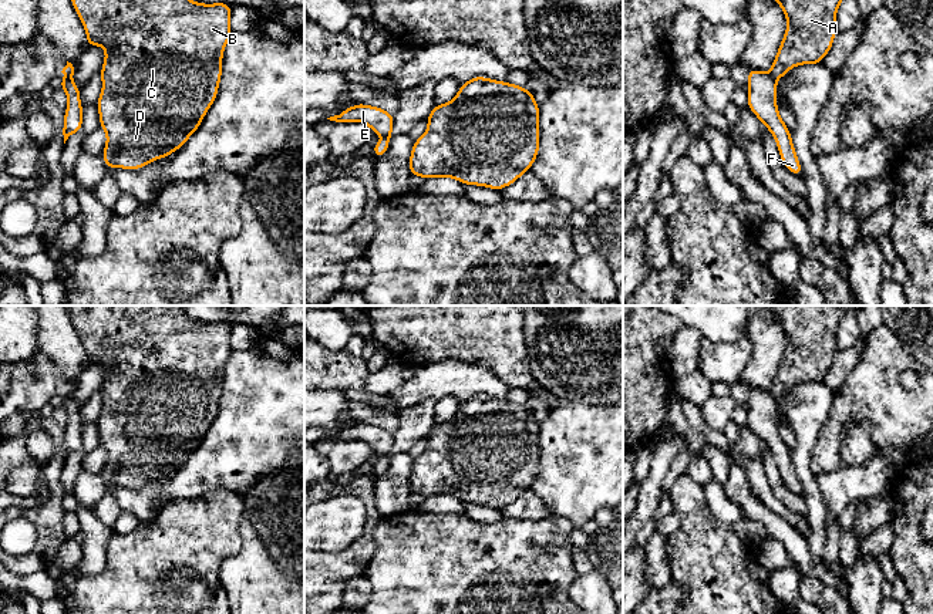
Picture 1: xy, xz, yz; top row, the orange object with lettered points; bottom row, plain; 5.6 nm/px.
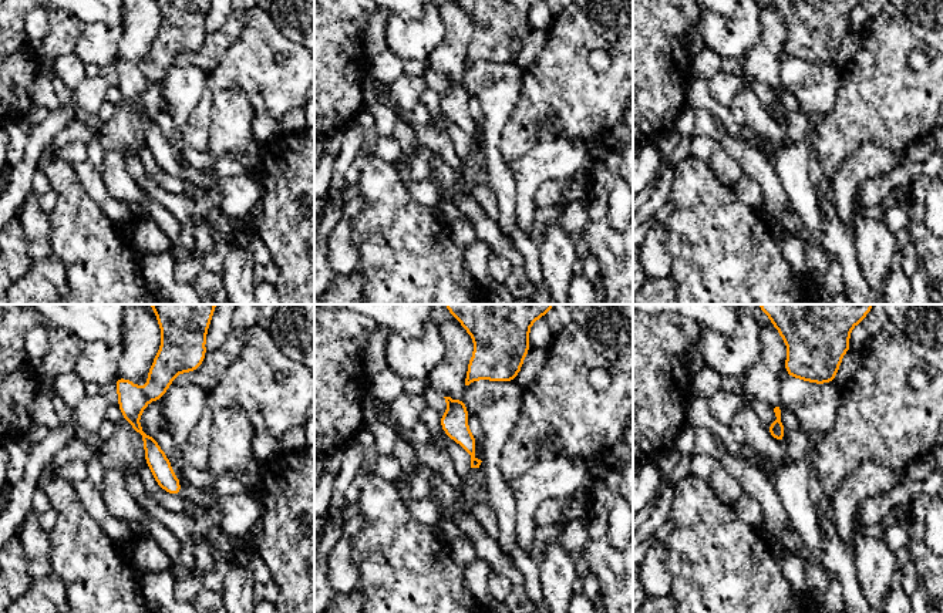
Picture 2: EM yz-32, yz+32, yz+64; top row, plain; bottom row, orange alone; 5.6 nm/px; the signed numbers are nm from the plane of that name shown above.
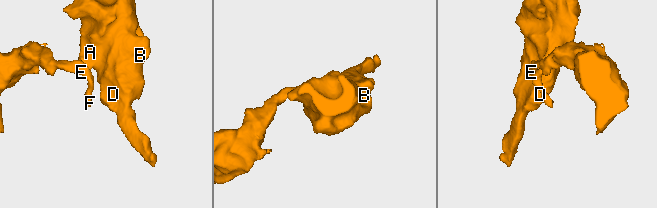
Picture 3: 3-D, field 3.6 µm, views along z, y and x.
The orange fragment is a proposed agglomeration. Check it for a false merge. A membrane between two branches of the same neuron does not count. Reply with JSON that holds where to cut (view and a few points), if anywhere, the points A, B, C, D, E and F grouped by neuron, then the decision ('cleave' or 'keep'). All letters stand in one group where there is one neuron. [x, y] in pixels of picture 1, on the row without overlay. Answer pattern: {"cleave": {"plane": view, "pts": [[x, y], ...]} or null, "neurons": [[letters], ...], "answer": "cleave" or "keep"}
{"cleave": {"plane": "yz", "pts": [[770, 392], [775, 397]]}, "neurons": [["A", "B", "C", "D"], ["E", "F"]], "answer": "cleave"}

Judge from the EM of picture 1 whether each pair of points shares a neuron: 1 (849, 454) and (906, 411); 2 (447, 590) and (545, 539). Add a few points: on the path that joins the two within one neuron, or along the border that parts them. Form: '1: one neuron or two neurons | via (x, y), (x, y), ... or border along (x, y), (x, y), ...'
1: two neurons | border along (849, 419), (871, 424), (871, 438), (879, 455)
2: one neuron | via (471, 580), (505, 579), (521, 563)

